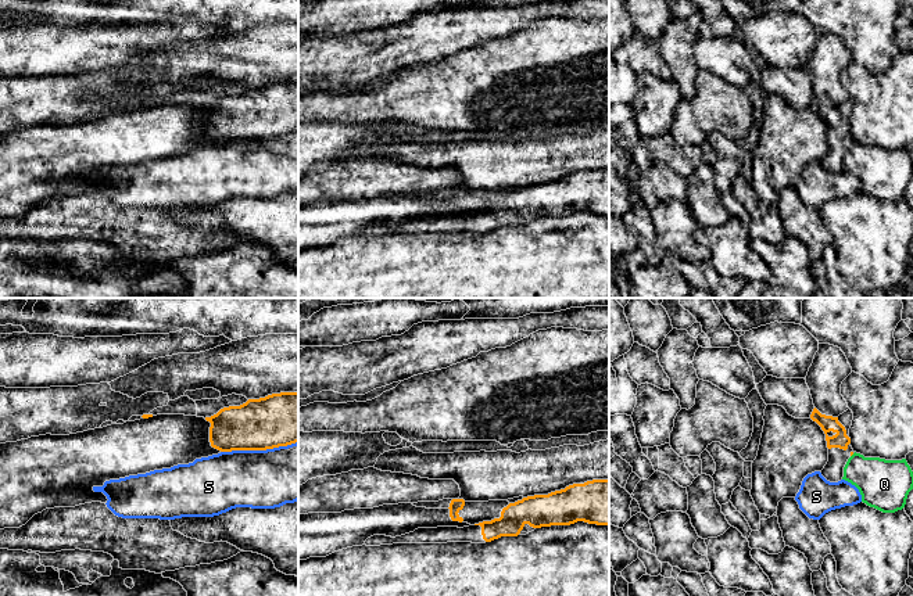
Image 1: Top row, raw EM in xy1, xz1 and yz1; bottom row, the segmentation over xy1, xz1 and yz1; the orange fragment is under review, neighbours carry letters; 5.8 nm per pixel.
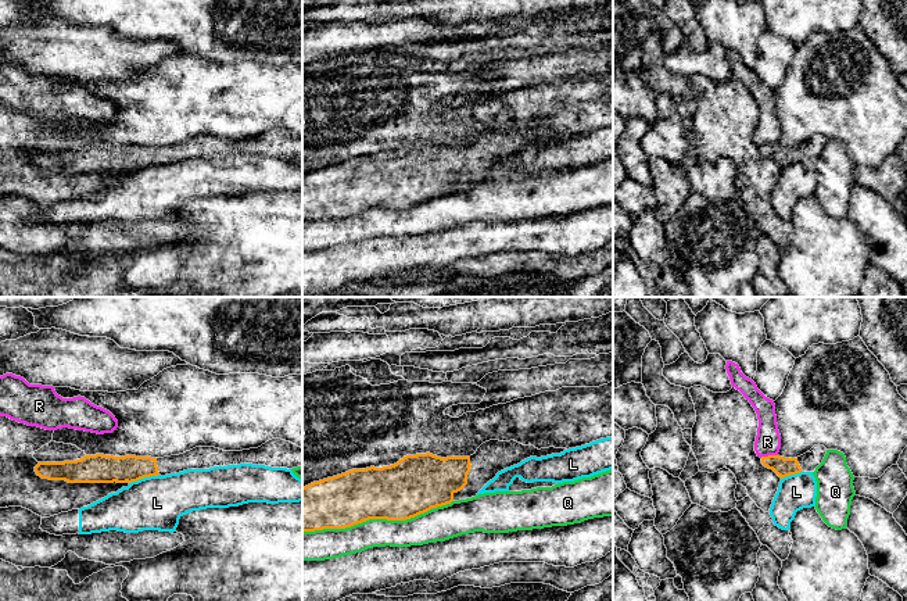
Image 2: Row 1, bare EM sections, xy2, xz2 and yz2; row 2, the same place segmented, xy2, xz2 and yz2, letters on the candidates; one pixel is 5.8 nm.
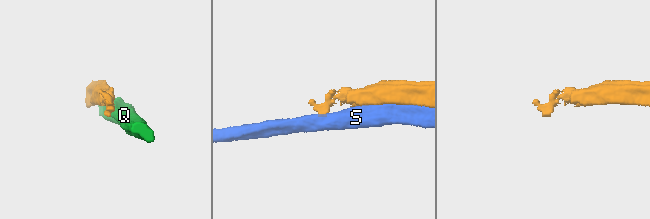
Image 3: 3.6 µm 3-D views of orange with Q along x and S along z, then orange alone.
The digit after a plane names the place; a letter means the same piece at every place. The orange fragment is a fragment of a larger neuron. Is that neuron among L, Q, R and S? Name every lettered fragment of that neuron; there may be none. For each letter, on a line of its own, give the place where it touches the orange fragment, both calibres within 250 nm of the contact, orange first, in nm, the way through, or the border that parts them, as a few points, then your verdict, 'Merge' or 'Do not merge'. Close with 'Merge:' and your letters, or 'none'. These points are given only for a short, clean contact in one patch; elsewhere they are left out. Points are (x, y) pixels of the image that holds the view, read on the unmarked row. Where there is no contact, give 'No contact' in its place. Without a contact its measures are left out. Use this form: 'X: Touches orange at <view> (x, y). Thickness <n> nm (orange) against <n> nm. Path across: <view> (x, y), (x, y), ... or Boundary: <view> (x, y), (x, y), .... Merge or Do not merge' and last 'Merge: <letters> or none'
L: Touches orange at xy2 (143, 167). Thickness 160 nm (orange) against 320 nm. Do not merge
Q: Touches orange at xz2 (366, 208). Thickness 320 nm (orange) against 180 nm. Do not merge
R: Touches orange at yz2 (769, 145). Thickness 110 nm (orange) against 140 nm. Boundary: yz2 (777, 143), (760, 146). Do not merge
S: Touches orange at xy1 (258, 139). Thickness 300 nm (orange) against 340 nm. Do not merge
Merge: none

